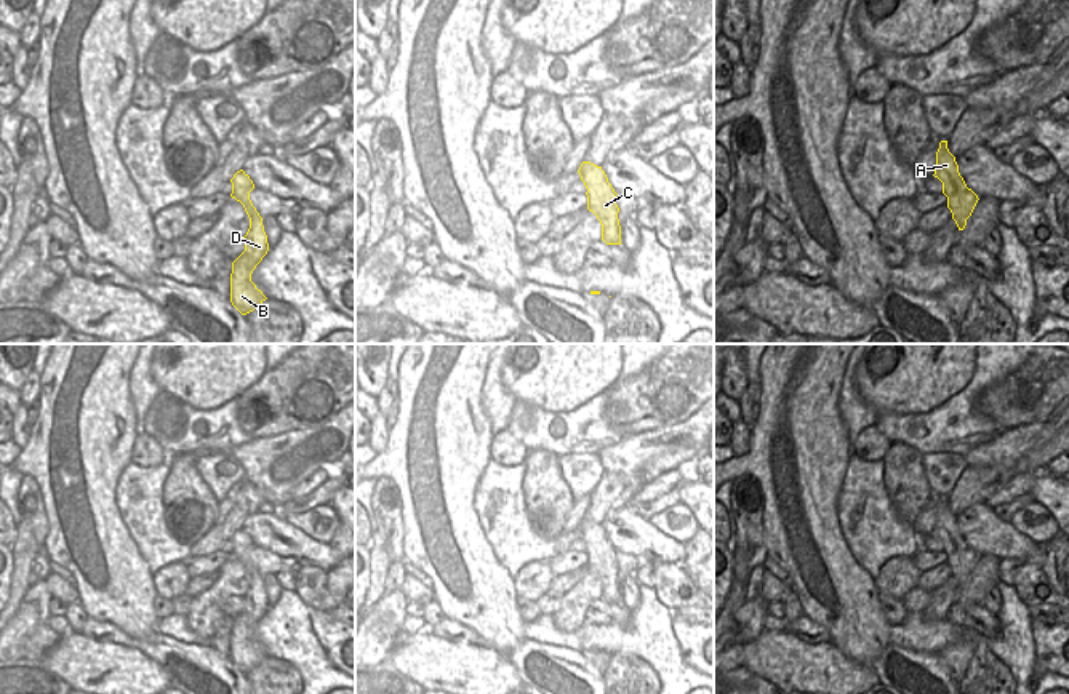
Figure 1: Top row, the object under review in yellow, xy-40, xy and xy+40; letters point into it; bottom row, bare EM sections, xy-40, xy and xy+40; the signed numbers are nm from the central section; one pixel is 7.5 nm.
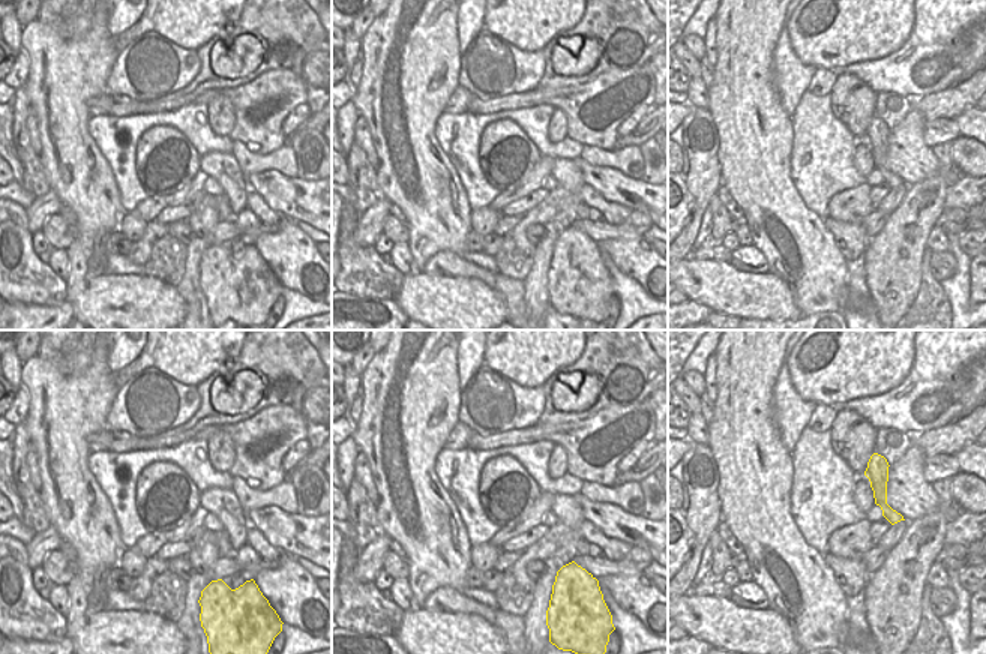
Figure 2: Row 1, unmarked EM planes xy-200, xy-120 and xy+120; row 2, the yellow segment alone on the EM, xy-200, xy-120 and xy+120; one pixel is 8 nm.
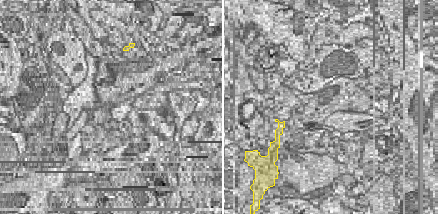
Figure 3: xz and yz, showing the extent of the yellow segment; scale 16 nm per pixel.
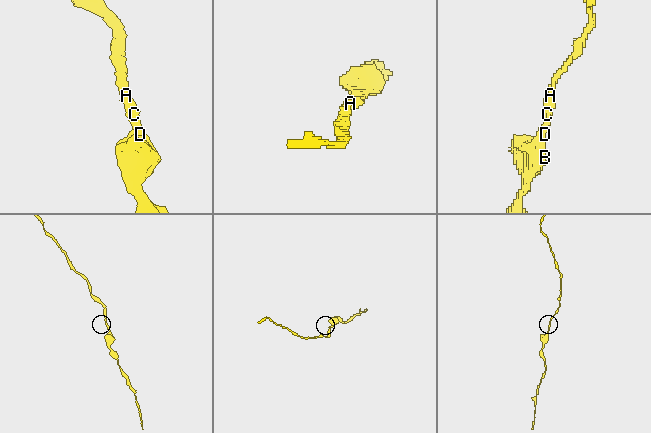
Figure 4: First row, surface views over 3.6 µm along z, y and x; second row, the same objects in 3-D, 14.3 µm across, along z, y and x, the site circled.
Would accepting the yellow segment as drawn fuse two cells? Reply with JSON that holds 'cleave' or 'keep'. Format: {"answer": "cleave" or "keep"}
{"answer": "keep"}

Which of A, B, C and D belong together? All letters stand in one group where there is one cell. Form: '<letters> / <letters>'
A B C D

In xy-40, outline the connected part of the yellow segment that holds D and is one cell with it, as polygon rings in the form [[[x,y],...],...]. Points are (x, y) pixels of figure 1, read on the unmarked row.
[[[240,528],[230,537],[230,555],[240,560],[250,576],[250,587],[243,595],[245,609],[232,620],[230,632],[230,660],[246,673],[258,667],[267,656],[251,640],[251,632],[269,609],[267,593],[264,590],[262,576],[250,558],[250,550],[254,547],[250,534]]]

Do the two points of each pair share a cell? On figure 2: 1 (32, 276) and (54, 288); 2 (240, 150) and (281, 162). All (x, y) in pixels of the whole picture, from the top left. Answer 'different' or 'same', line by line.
1: same
2: same

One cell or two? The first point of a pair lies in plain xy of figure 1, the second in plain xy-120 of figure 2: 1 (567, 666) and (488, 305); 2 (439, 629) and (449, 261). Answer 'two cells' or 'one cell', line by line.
1: two cells
2: one cell

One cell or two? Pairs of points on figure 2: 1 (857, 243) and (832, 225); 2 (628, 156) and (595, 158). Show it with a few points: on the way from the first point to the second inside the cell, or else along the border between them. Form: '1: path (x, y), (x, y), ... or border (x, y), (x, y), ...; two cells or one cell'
1: path (851, 239), (838, 228); one cell
2: path (620, 158), (602, 158); one cell

